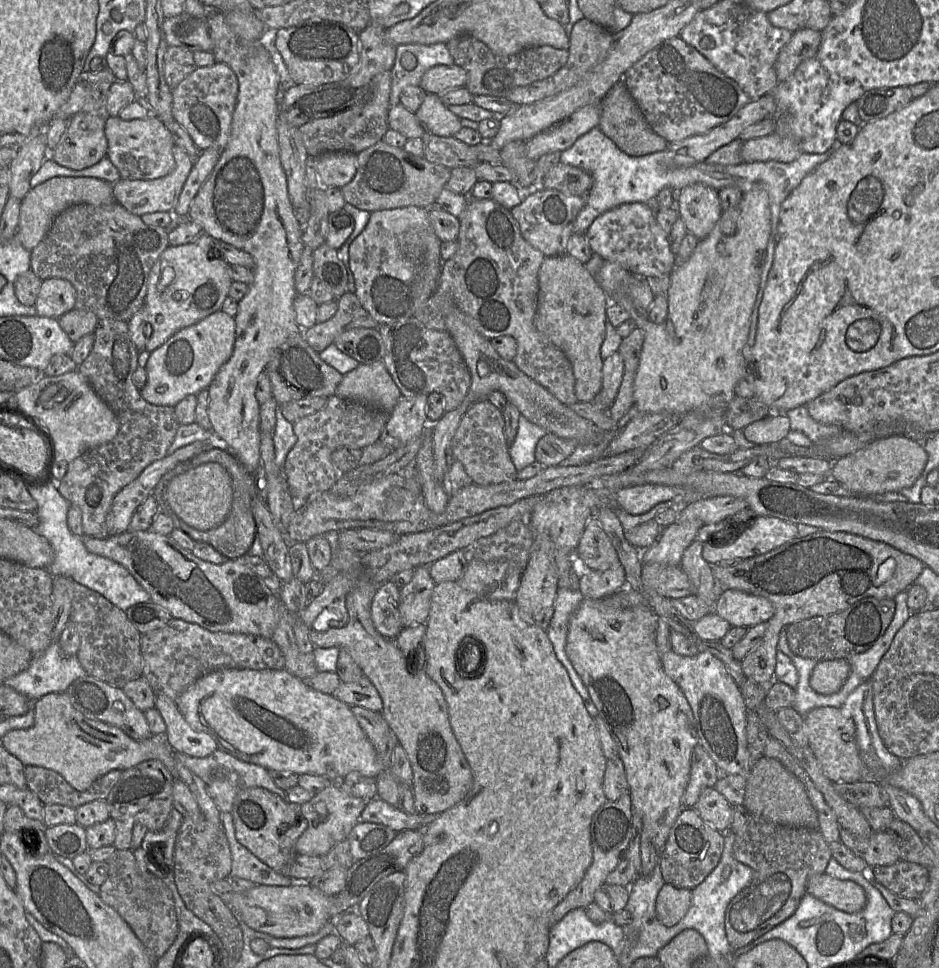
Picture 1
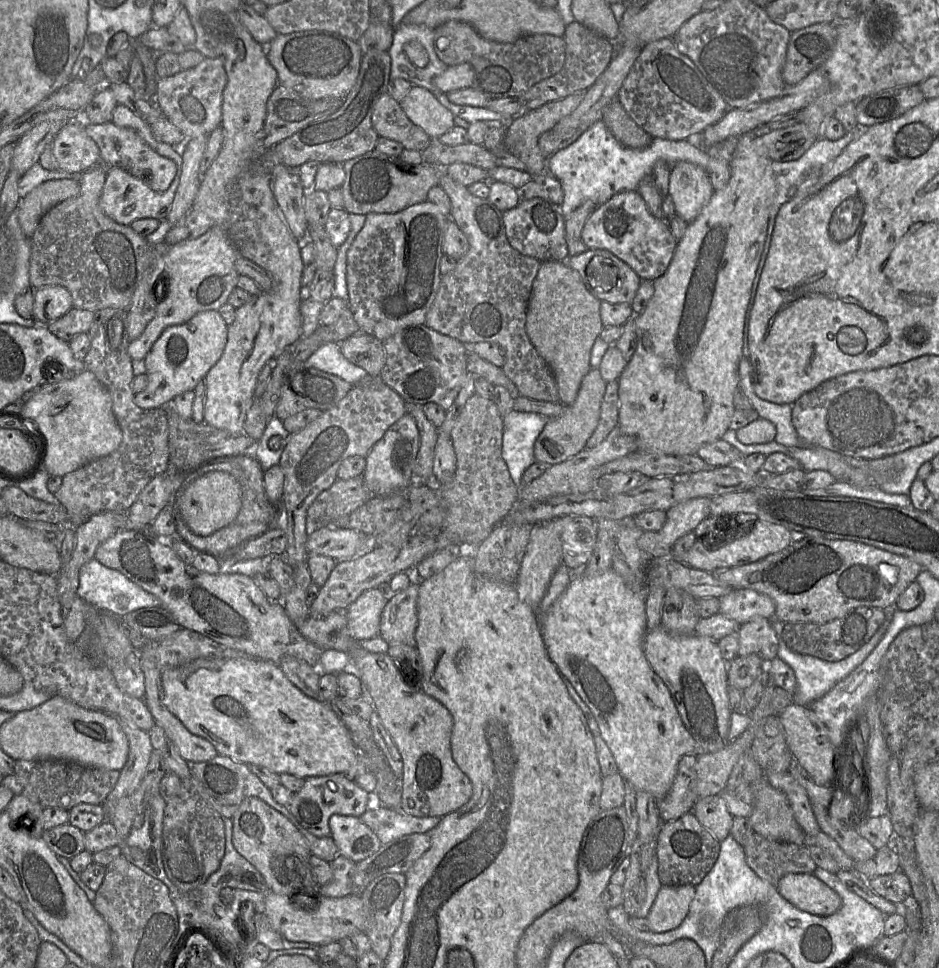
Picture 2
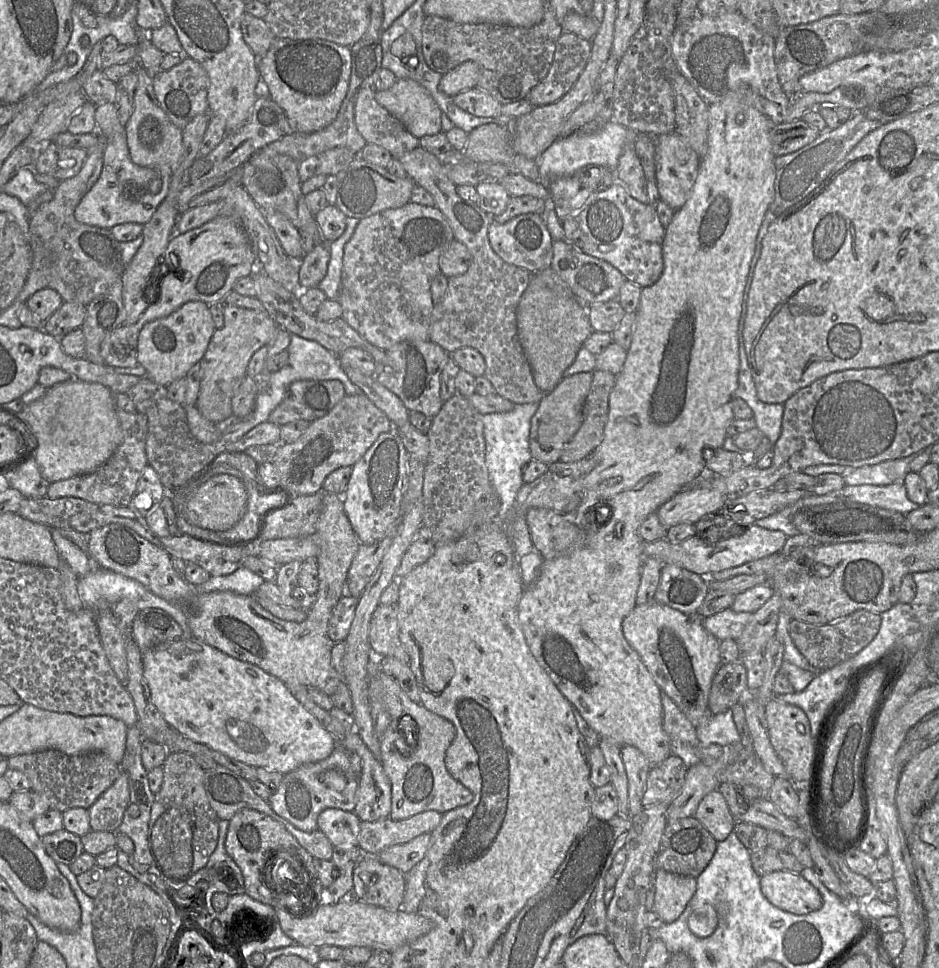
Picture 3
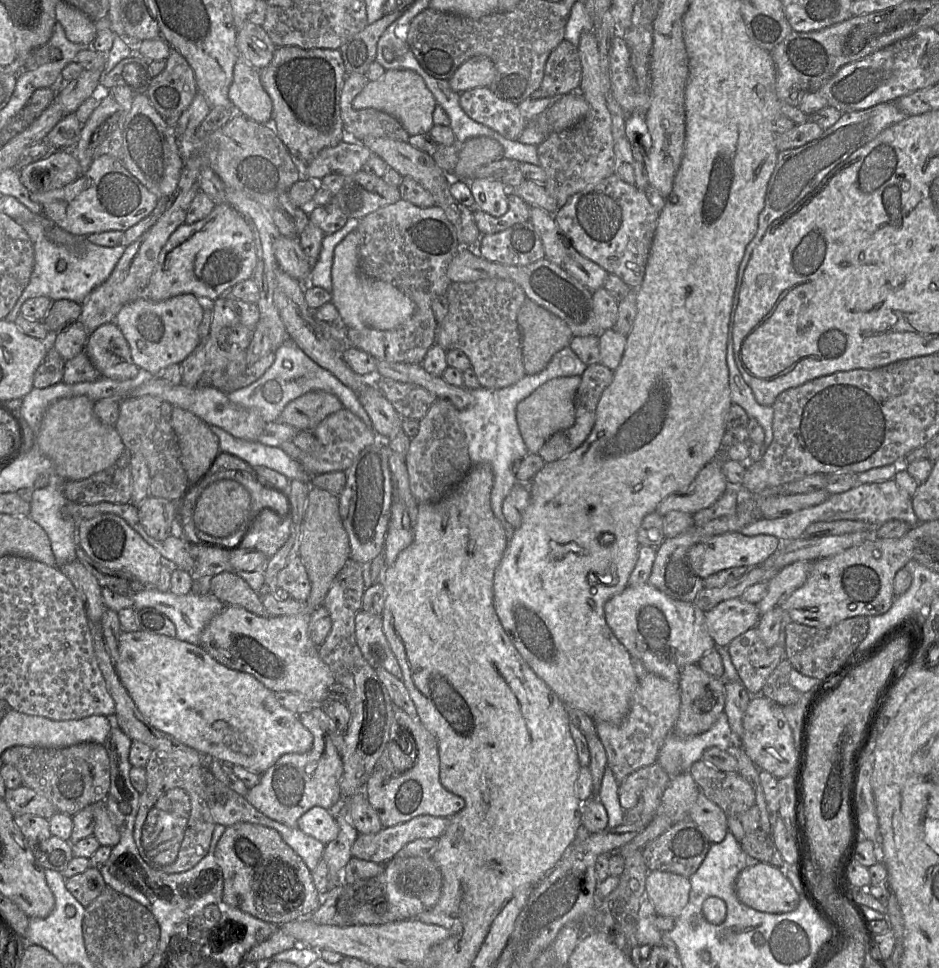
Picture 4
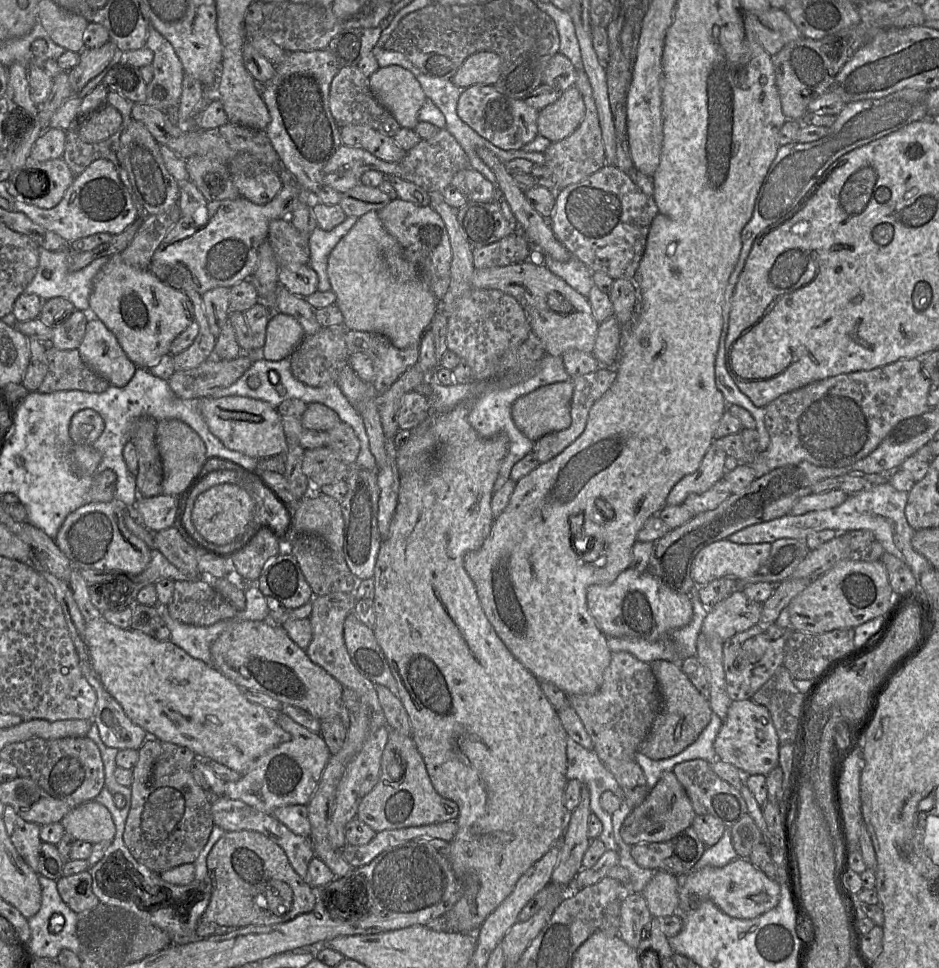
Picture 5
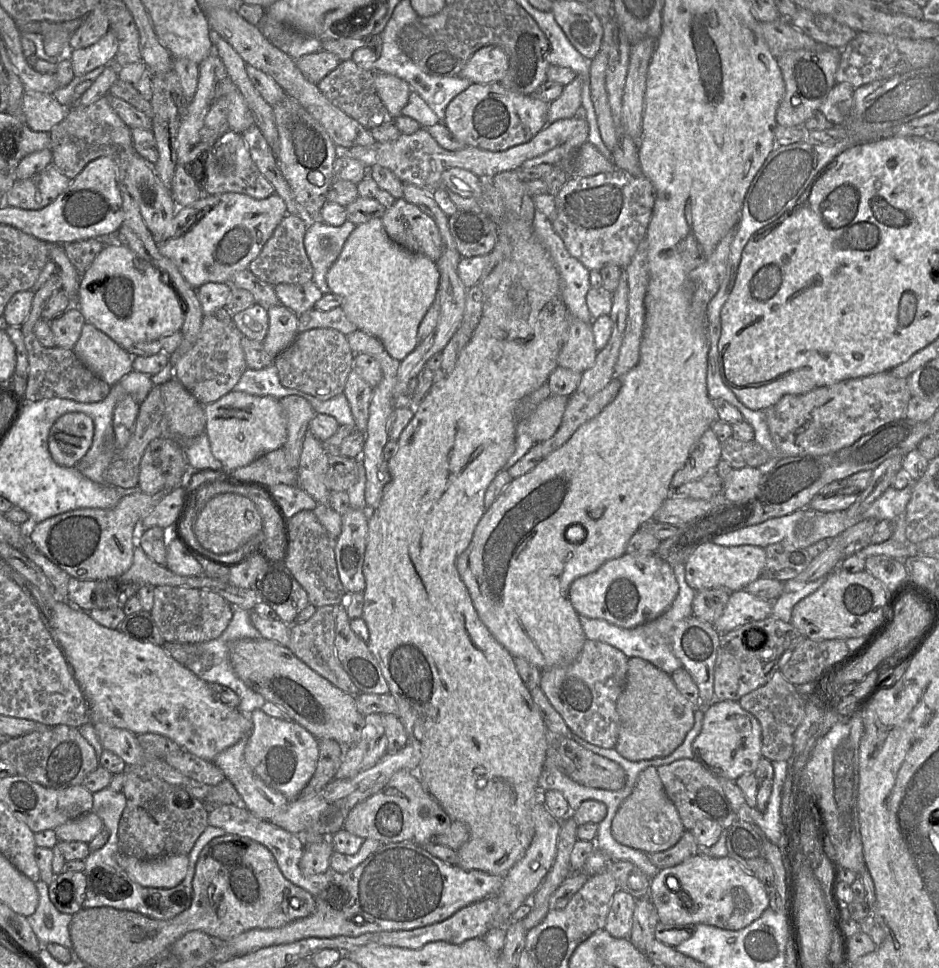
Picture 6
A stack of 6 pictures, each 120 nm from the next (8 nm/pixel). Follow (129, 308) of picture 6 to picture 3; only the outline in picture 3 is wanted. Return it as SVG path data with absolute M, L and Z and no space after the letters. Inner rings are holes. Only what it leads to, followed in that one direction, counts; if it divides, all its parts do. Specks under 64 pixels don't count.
M189 301L169 316L146 323L139 332L137 361L156 384L167 387L173 381L186 377L187 372L203 358L216 331L209 305Z

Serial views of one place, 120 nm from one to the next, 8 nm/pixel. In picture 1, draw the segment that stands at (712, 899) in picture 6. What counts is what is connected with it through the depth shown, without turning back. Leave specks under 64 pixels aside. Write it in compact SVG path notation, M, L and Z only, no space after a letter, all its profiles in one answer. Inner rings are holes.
M825 873L809 878L806 893L845 913L858 912L866 904L866 894L862 886Z

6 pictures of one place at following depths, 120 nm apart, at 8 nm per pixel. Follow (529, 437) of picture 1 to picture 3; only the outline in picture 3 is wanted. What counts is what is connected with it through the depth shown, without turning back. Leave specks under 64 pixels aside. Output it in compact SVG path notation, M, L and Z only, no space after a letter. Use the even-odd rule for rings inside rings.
M539 402L516 404L508 412L492 412L482 417L485 438L485 462L489 479L500 500L498 523L508 518L518 490L523 484L522 471L532 459L529 449L531 419L538 409Z

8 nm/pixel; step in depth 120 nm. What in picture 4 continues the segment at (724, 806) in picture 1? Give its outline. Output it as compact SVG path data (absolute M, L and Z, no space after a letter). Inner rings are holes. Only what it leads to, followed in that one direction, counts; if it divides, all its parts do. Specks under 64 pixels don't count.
M699 792L688 818L704 831L711 844L721 842L728 831L726 813L702 792Z

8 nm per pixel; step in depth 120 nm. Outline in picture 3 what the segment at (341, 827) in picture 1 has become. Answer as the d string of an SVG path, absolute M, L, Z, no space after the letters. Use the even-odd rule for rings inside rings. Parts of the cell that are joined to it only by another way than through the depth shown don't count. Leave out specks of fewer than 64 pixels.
M336 743L331 755L319 762L308 763L283 776L268 803L279 816L305 832L318 830L317 819L327 808L353 812L356 806L359 775L356 775L345 755L345 748Z

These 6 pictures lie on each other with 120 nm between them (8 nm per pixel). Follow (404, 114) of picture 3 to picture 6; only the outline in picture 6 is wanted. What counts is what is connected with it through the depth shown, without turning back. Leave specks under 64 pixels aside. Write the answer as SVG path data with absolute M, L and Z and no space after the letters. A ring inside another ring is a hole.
M383 72L374 73L374 84L390 116L393 119L401 116L412 92L410 85L397 76Z

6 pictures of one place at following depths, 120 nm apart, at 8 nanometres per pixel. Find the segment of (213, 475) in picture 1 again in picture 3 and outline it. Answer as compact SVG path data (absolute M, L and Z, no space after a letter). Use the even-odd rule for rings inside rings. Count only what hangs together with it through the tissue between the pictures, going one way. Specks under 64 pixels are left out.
M217 474L202 482L186 504L188 520L195 526L226 531L236 525L246 512L248 494L244 482L231 474Z

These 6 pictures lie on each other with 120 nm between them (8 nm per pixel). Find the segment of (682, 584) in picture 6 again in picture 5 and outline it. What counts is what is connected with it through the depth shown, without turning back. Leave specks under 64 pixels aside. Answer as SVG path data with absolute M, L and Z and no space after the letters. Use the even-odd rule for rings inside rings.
M698 587L690 593L693 616L688 625L672 631L656 641L639 638L607 637L607 644L612 652L628 652L640 661L650 663L654 660L681 662L695 656L696 641L703 621L708 613L698 598Z

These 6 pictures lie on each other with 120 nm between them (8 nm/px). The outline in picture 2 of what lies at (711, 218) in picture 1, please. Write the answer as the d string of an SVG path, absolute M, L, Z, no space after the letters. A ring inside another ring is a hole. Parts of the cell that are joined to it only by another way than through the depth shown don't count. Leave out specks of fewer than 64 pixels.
M678 162L670 167L668 196L675 208L675 215L691 223L709 202L713 194L708 174L691 162Z

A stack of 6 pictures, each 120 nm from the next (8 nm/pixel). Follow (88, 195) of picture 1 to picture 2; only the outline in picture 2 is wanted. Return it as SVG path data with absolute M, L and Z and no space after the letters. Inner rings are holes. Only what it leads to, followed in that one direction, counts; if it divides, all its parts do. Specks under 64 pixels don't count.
M75 179L49 180L34 188L18 206L18 219L25 236L31 239L42 217L60 202L77 196L79 191L80 184Z

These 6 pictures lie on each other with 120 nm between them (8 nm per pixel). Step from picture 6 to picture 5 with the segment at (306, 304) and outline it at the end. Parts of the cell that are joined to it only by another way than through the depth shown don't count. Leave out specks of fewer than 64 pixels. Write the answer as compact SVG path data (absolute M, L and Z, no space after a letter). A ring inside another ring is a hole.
M309 264L280 268L278 280L290 293L304 298L318 291L318 275Z

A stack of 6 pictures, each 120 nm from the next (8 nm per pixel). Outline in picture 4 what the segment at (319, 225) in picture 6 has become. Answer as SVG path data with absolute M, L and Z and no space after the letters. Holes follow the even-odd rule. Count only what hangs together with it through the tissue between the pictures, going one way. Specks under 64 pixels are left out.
M348 218L345 226L334 234L325 235L319 258L312 268L307 283L310 286L321 287L332 293L332 265L335 247L359 225L360 220Z

